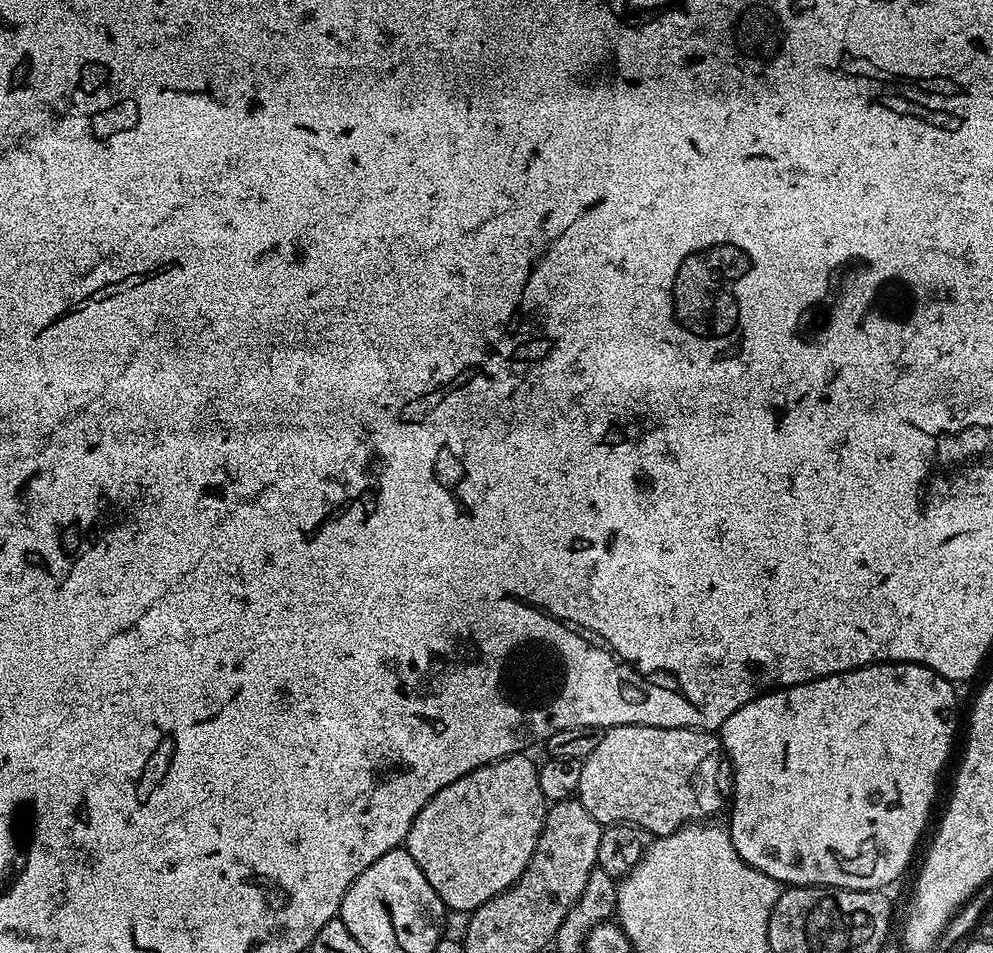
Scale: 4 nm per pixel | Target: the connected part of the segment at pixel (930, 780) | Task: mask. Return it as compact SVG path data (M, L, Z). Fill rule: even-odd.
M869 664L867 668L856 668L852 672L839 672L833 676L824 676L820 680L812 680L808 684L795 684L792 688L777 688L765 691L764 695L756 696L746 706L734 710L730 718L724 723L724 727L719 729L718 735L721 744L724 745L727 763L732 768L732 792L730 788L730 812L732 808L732 824L727 825L728 834L734 842L734 850L747 864L754 866L762 874L770 878L779 880L784 886L823 886L826 888L853 888L856 892L875 892L887 889L887 884L892 884L908 868L908 863L912 860L912 855L916 852L916 843L920 840L920 835L924 832L924 827L928 824L928 815L932 812L932 803L936 800L936 787L940 784L940 771L944 768L944 763L948 760L948 751L952 748L952 735L956 732L956 692L953 681L942 678L934 670L930 670L924 664Z

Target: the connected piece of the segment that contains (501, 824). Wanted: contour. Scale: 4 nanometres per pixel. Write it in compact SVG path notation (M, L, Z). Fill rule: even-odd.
M528 754L504 756L438 790L438 794L422 806L418 818L414 818L406 847L410 858L418 862L418 870L426 874L426 882L434 886L434 894L442 898L445 909L471 914L490 898L505 892L520 877L522 870L526 870L542 834L549 807L549 801L542 794L542 786L538 786L537 765L532 765Z

